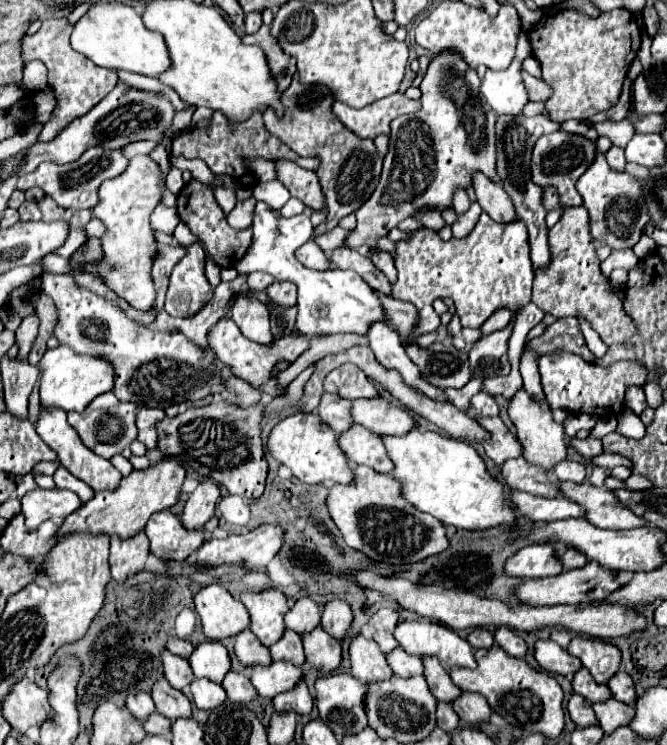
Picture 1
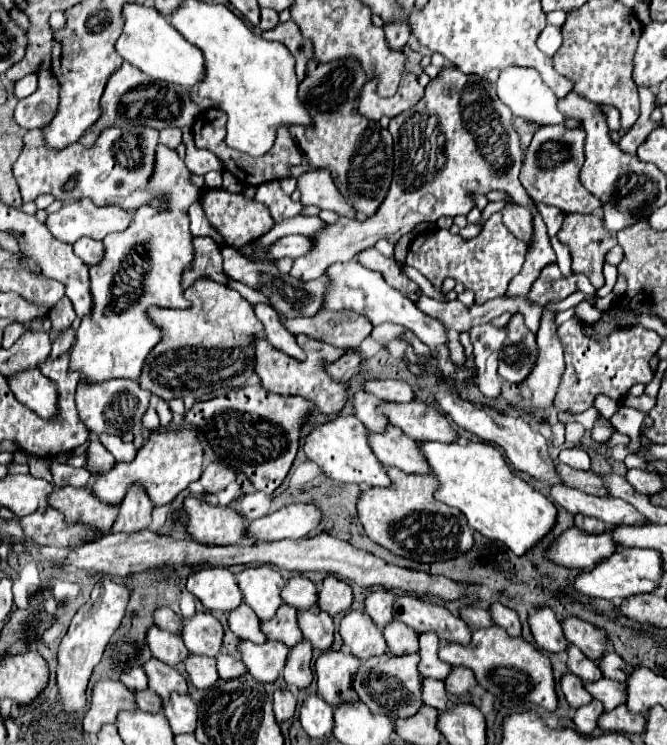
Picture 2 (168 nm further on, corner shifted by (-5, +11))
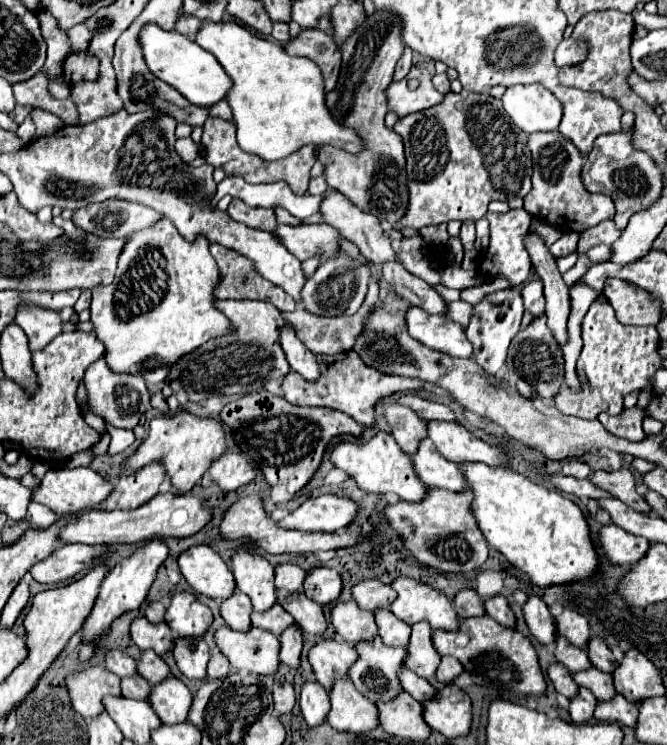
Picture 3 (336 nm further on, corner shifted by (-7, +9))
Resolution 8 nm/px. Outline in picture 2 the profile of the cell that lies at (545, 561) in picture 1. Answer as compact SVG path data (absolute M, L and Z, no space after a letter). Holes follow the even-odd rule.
M572 527L556 539L556 543L548 549L548 557L554 563L562 563L564 567L592 569L600 561L614 555L618 547L620 545L614 541L610 531L592 535Z

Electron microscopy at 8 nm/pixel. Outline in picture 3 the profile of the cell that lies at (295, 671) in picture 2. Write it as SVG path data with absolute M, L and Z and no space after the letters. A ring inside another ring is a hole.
M290 627L280 635L280 661L292 669L300 667L300 653L304 645L304 635L300 627Z

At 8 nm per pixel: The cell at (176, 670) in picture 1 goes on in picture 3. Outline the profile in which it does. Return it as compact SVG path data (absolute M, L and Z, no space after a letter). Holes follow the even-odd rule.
M140 617L140 619L136 619L136 621L132 623L130 631L132 631L132 633L130 633L130 635L132 635L132 641L134 641L142 651L152 649L152 651L156 651L156 655L162 657L166 651L172 649L172 639L174 639L174 635L172 635L172 631L170 631L170 627L168 627L166 623L154 625L154 623L150 623L148 619Z

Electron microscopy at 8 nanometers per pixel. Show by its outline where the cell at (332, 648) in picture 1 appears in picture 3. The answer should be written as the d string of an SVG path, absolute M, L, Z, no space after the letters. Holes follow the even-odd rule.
M302 591L292 593L282 601L282 607L296 619L296 625L310 635L324 635L326 633L326 617L318 603L312 603Z

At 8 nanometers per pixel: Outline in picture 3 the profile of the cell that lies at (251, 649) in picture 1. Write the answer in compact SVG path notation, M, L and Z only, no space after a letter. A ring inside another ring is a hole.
M236 591L232 597L222 601L222 605L220 605L220 615L224 617L226 625L236 629L236 631L248 631L248 629L252 629L250 613L252 613L252 603L240 591Z

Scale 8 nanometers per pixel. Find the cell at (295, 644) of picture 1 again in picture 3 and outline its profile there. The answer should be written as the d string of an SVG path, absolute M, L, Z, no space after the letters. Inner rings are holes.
M274 603L274 607L270 607L264 613L256 613L254 611L252 613L252 623L254 623L254 627L272 631L276 637L280 637L280 631L292 627L294 619L292 619L292 615L288 615L288 611L282 609L280 603Z

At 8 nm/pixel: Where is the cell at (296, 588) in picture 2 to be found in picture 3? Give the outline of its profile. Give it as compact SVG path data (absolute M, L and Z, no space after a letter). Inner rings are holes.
M280 563L276 565L276 589L282 593L294 593L300 591L304 585L306 573L298 565Z

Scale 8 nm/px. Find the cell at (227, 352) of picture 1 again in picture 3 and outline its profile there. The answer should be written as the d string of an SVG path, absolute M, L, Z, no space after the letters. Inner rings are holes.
M346 351L340 355L336 361L326 363L326 355L316 355L318 365L320 365L320 379L316 383L306 381L304 377L296 375L296 371L290 371L284 381L282 381L282 395L290 403L296 405L318 405L318 407L330 407L338 409L352 419L356 419L360 425L372 425L372 407L378 399L392 395L392 393L404 393L404 391L414 391L422 383L418 379L410 377L400 377L400 375L384 375L380 371L374 371L374 367L368 367L356 351Z

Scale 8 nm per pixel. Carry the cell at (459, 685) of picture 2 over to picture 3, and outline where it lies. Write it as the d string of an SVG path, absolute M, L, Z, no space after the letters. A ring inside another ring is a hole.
M442 657L442 663L440 663L438 671L436 671L436 677L438 677L440 683L448 685L448 683L452 683L462 671L464 671L464 667L460 665L458 659L454 659L454 657Z

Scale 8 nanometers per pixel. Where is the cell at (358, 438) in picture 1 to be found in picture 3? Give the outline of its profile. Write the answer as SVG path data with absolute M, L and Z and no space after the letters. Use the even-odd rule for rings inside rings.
M422 439L418 443L416 453L410 455L414 471L420 481L430 487L440 487L446 491L464 491L466 481L456 463L444 459L430 439Z

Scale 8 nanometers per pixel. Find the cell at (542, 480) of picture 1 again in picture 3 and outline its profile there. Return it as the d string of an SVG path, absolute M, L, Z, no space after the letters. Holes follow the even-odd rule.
M630 469L594 471L588 479L590 479L596 487L600 487L602 491L610 491L612 497L620 499L622 503L628 503L632 509L642 511L642 513L650 513L648 503L642 499L642 495L636 493L634 477L632 477Z

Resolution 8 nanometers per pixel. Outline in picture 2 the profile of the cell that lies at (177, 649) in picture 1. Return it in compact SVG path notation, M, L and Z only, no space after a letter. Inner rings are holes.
M162 607L162 609L156 609L156 611L154 611L154 625L158 625L158 627L164 629L164 631L178 633L180 623L182 623L180 617L178 617L172 609L168 609L168 607Z

